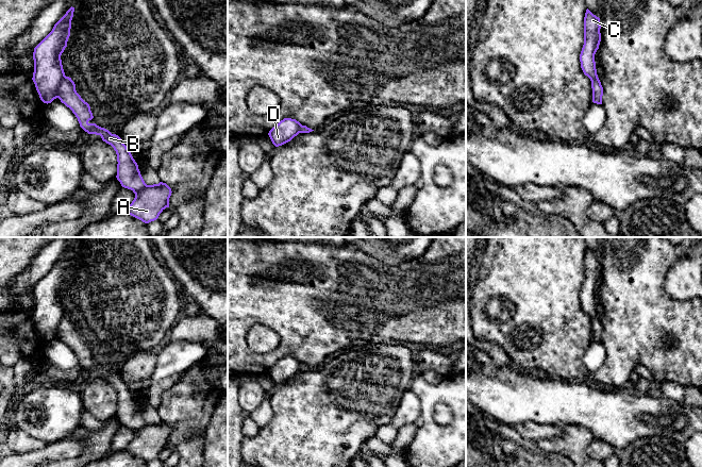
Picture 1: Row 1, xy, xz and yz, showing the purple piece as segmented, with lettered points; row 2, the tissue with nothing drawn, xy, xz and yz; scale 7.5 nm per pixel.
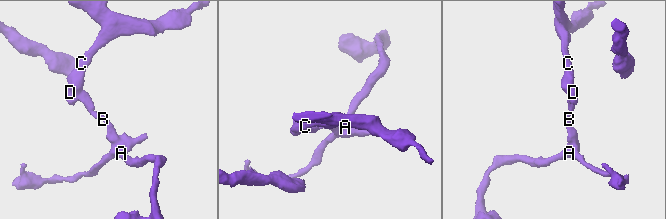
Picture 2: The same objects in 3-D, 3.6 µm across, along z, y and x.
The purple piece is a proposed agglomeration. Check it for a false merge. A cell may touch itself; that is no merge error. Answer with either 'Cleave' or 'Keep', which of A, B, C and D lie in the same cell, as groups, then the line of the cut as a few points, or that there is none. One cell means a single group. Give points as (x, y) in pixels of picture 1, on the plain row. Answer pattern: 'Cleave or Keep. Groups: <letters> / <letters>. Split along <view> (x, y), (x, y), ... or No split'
Cleave. Groups: A B / C D. Split along xy (66, 315), (57, 327), (56, 335)

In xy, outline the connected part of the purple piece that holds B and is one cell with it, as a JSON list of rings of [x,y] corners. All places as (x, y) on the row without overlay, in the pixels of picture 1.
[[[66,315],[57,327],[57,336],[69,346],[78,356],[80,365],[88,372],[100,373],[102,379],[111,383],[117,393],[117,418],[121,424],[131,428],[135,436],[126,451],[149,462],[158,456],[160,452],[169,446],[171,427],[163,420],[147,423],[140,413],[138,403],[121,377],[108,368],[89,362],[94,356],[90,345],[76,329],[71,316]]]

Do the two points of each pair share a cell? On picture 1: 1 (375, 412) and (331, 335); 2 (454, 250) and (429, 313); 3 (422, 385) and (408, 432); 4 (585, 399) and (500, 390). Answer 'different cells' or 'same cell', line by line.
1: different cells
2: same cell
3: different cells
4: same cell

